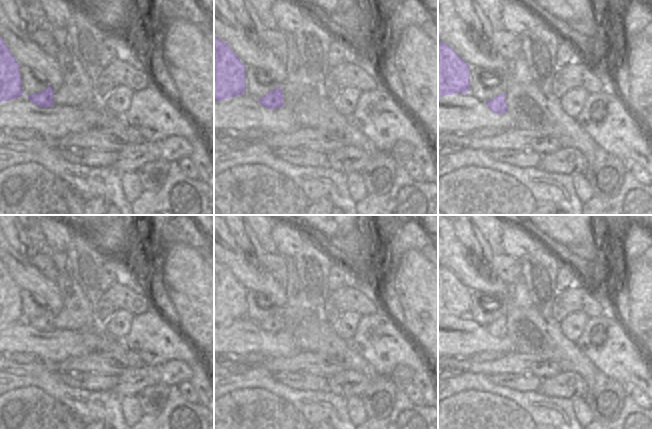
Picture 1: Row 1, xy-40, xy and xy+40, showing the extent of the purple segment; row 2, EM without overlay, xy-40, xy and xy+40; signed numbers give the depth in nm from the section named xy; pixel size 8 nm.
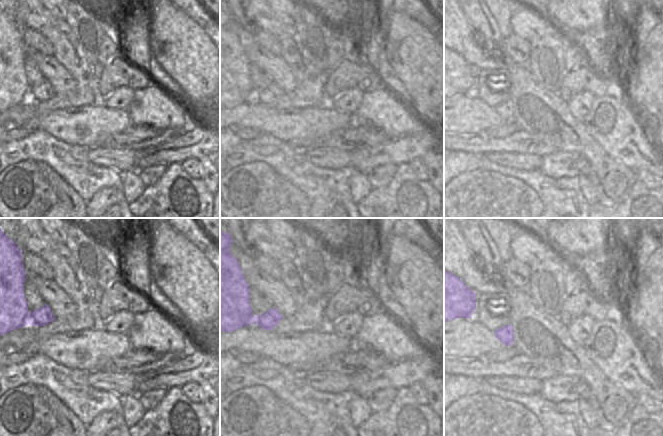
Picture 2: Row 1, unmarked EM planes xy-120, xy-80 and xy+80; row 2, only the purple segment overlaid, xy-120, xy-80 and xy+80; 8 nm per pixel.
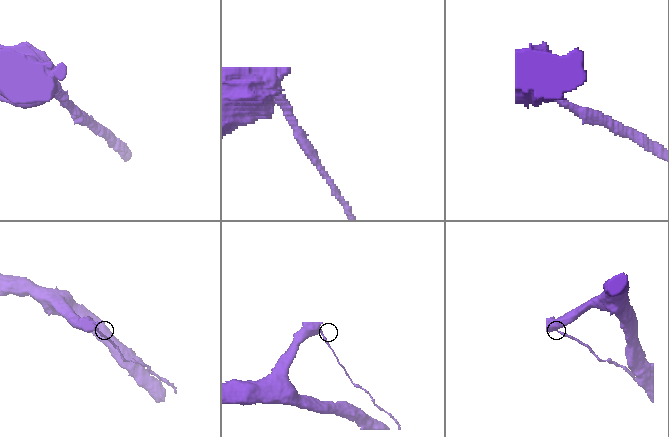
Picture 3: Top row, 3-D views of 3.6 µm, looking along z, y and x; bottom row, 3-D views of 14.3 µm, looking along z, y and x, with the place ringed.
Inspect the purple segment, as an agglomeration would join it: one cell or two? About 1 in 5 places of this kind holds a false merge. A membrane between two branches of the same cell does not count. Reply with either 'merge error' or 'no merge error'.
merge error

